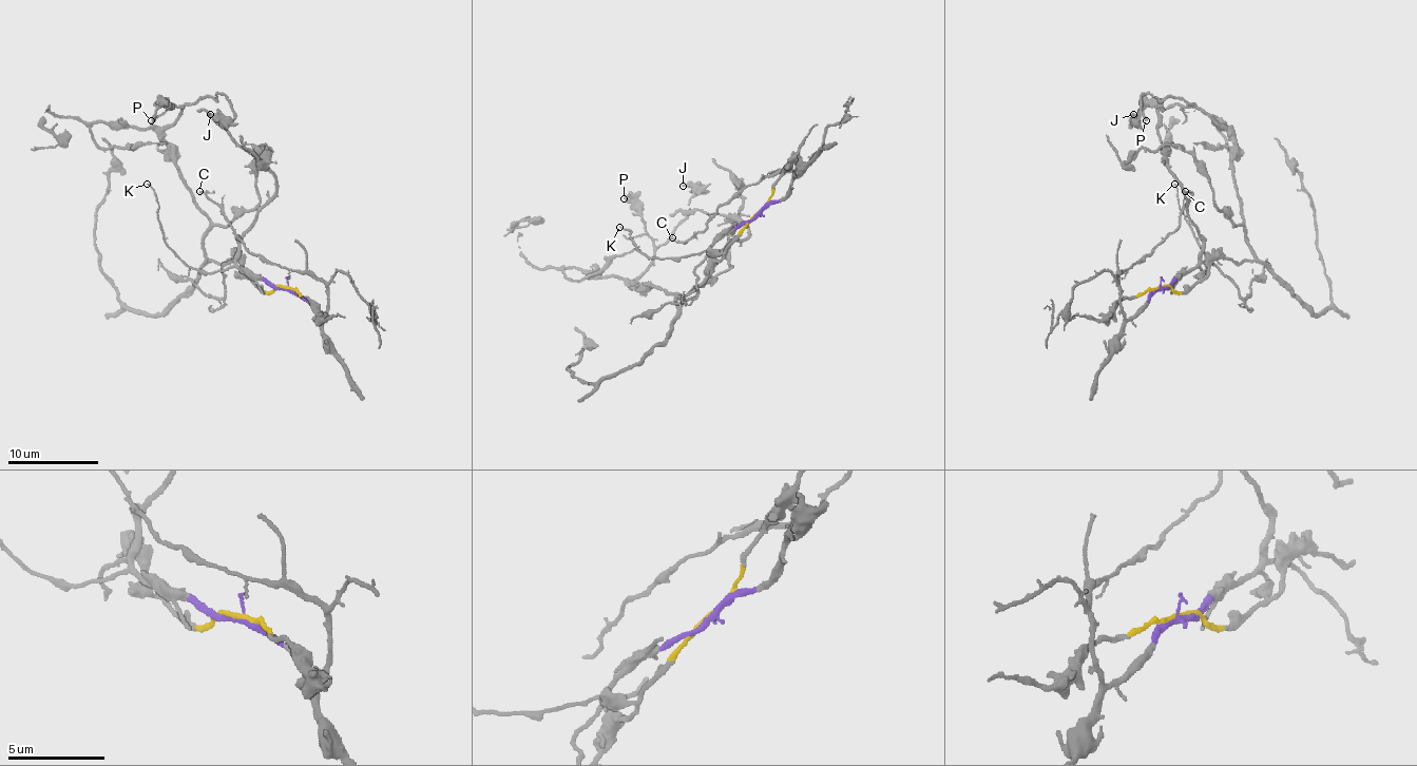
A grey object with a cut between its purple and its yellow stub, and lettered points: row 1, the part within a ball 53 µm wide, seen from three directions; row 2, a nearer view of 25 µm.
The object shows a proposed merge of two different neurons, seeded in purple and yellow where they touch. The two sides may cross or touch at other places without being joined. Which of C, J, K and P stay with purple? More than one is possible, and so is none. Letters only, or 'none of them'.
C, K

